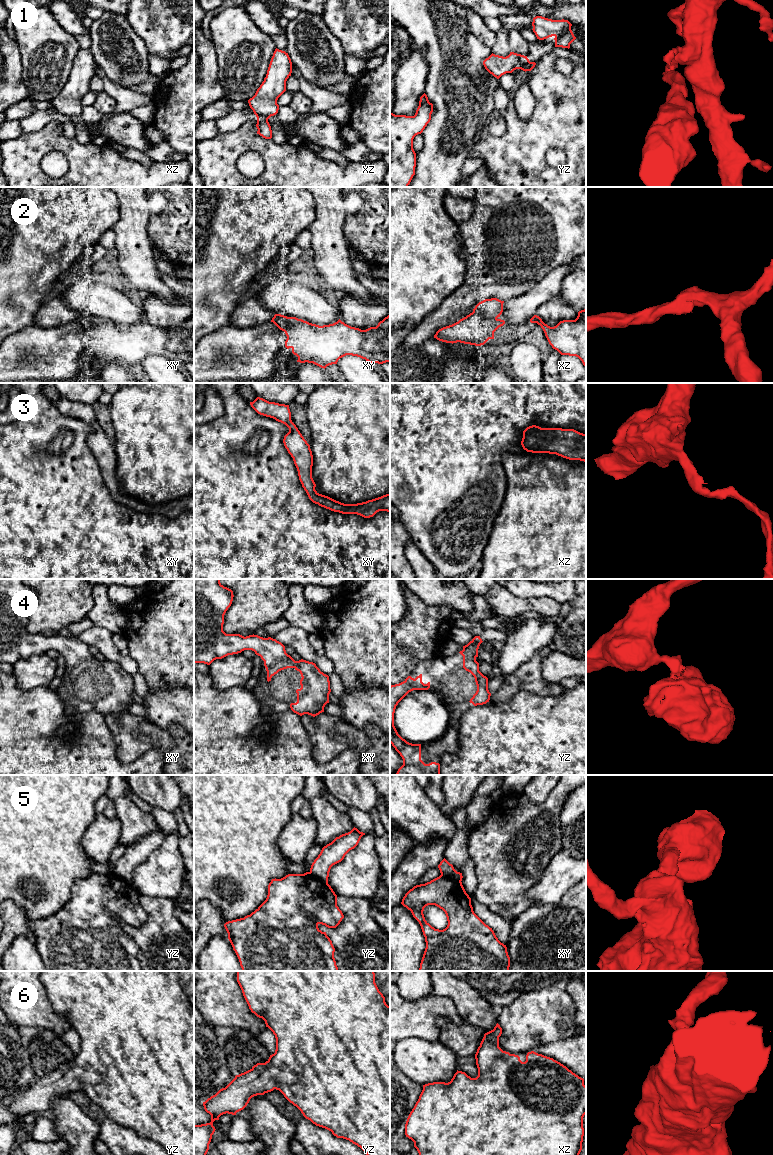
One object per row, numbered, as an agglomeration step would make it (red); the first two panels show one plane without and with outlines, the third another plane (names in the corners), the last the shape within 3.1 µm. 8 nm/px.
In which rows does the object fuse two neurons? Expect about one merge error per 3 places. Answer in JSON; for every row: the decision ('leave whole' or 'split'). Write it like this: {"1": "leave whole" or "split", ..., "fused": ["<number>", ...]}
{"1": "split", "2": "split", "3": "leave whole", "4": "leave whole", "5": "split", "6": "leave whole", "fused": ["1", "2", "5"]}

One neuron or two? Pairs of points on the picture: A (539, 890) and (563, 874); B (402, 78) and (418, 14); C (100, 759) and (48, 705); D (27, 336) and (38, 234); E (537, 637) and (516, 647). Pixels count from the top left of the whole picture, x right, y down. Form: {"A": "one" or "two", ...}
{"A": "one", "B": "two", "C": "one", "D": "two", "E": "one"}

